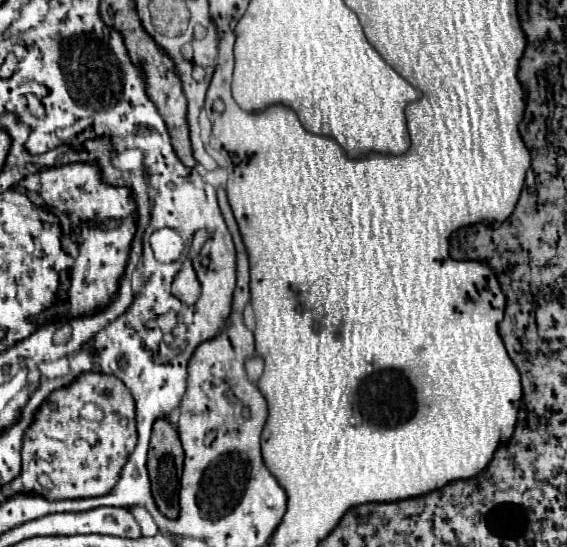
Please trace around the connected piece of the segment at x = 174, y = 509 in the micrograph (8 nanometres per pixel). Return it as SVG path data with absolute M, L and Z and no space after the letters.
M160 418L154 424L152 438L150 438L150 452L148 452L148 474L152 482L152 496L158 504L158 510L166 518L178 516L178 488L180 488L180 476L184 466L184 450L180 444L178 430L170 424L168 418Z

